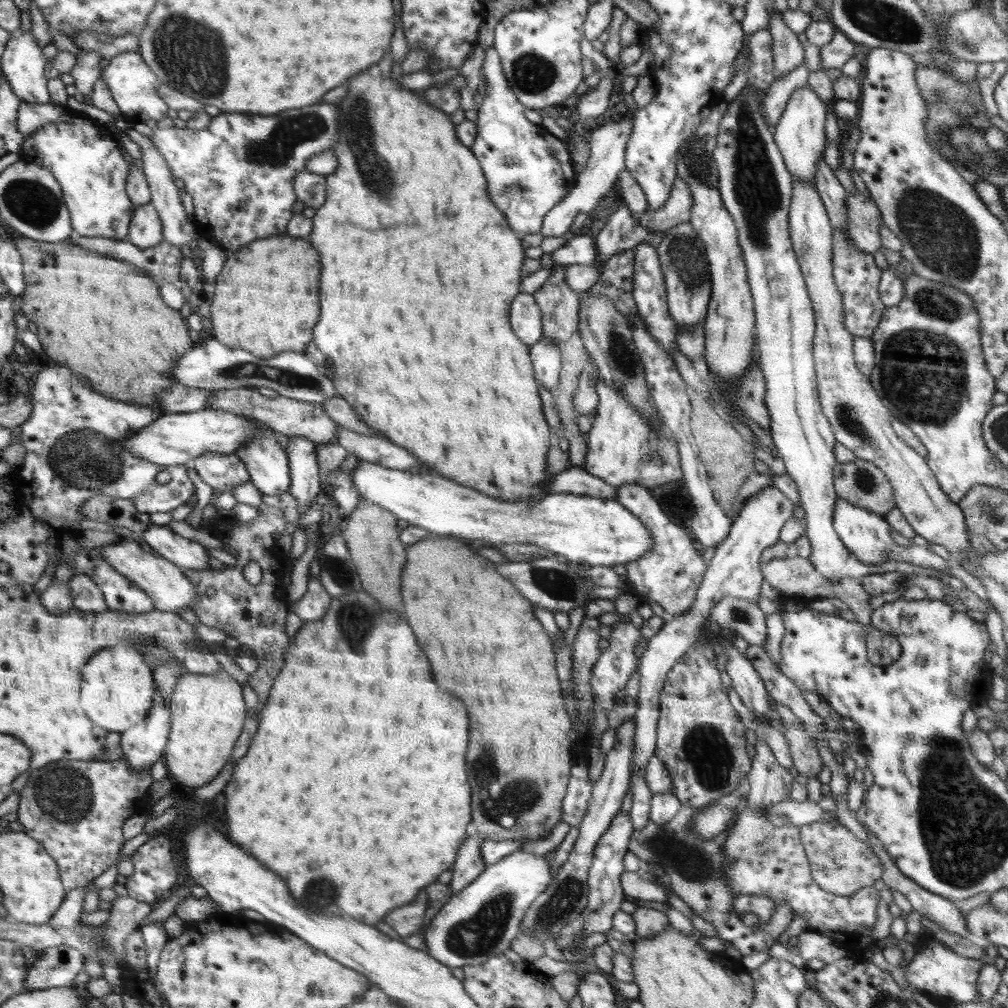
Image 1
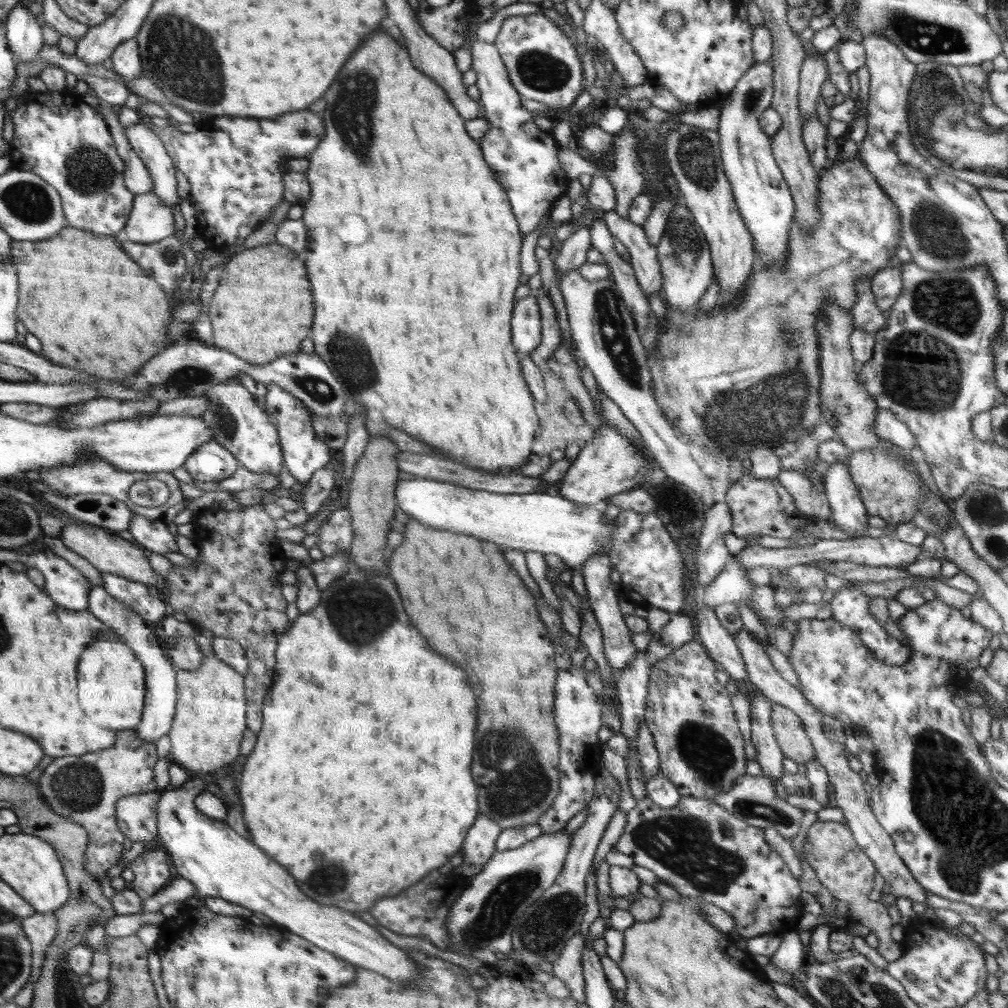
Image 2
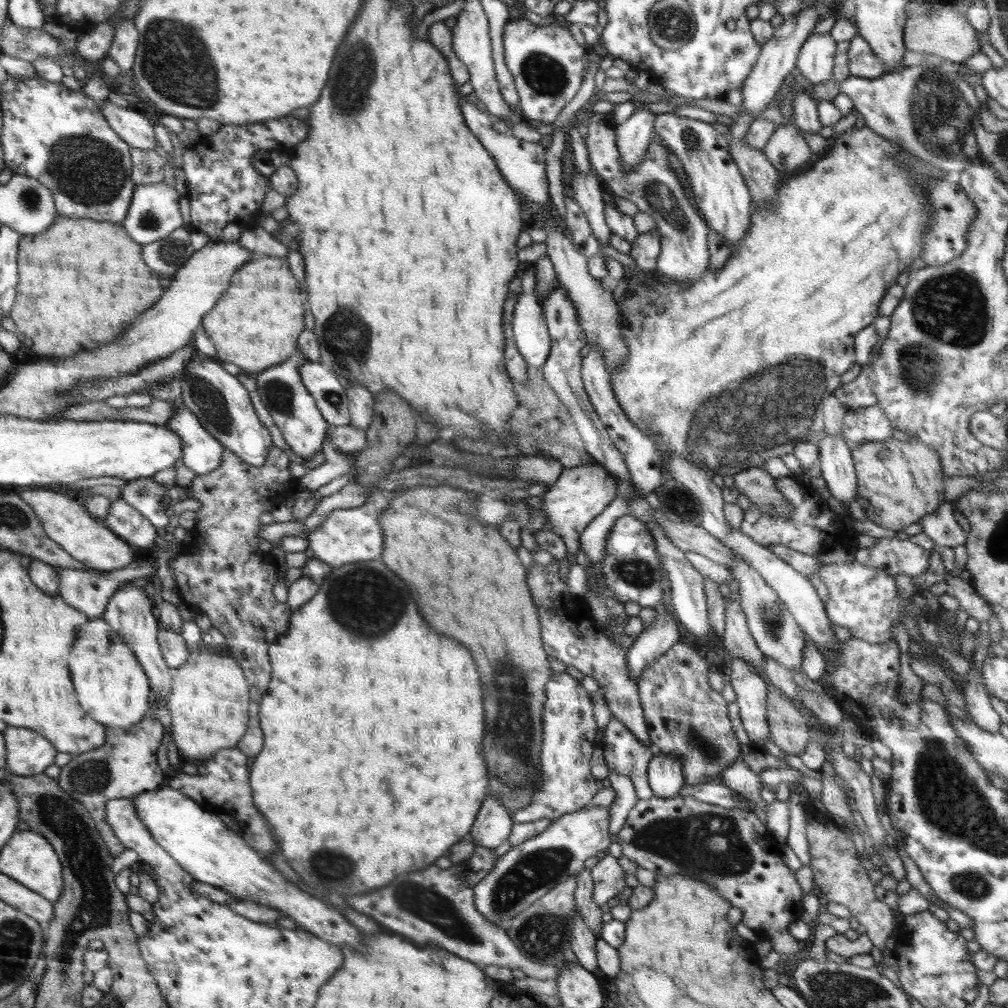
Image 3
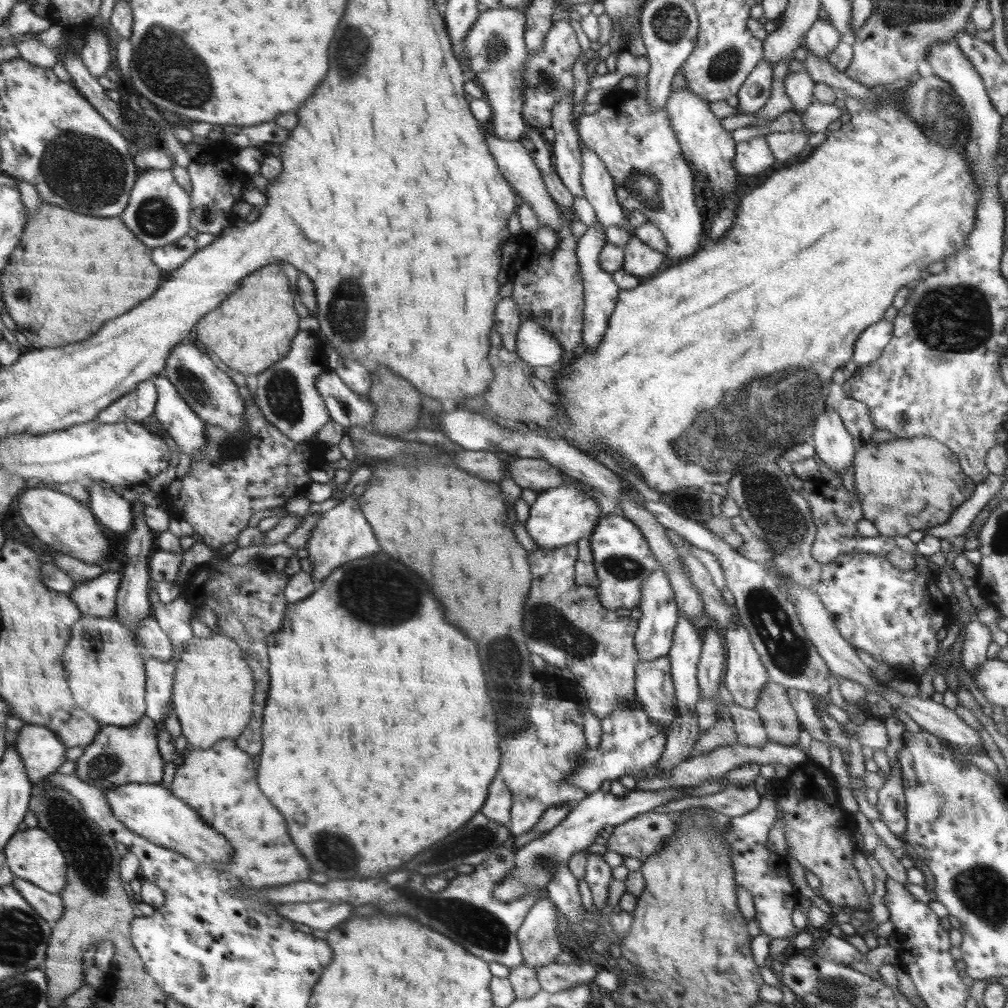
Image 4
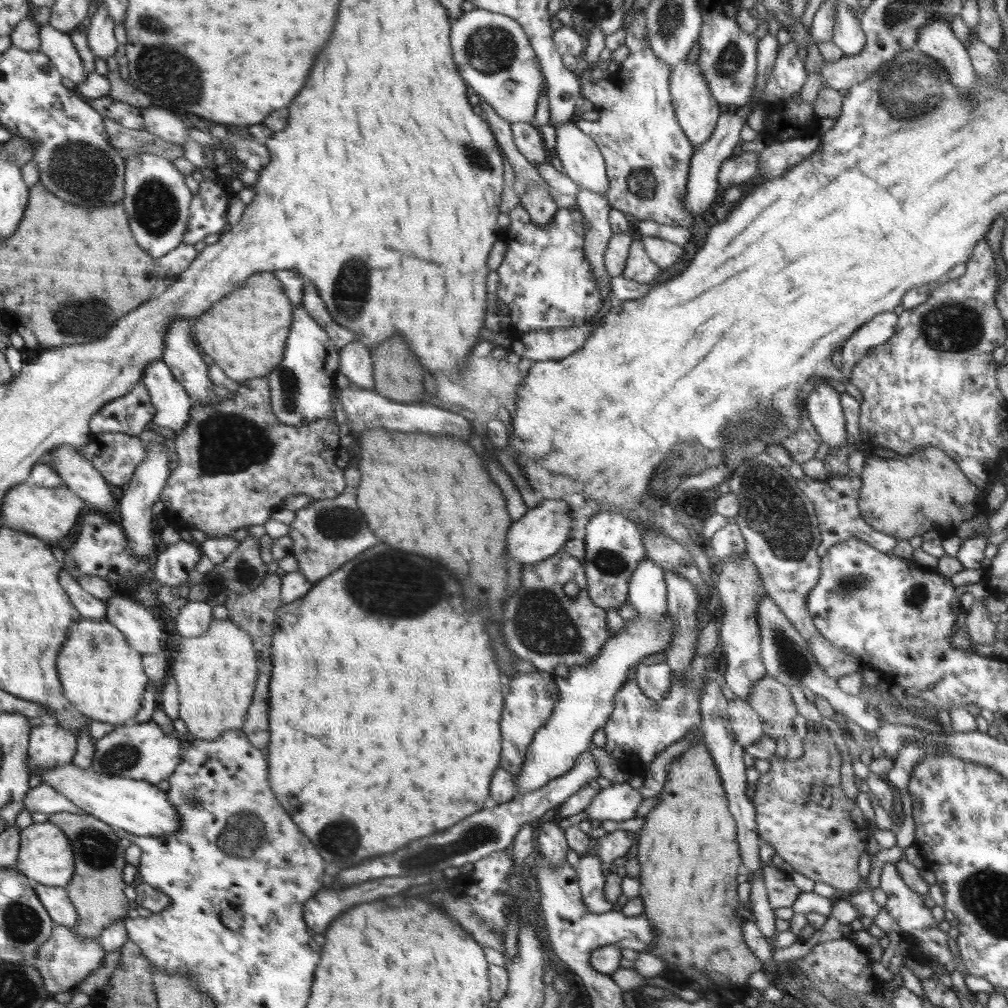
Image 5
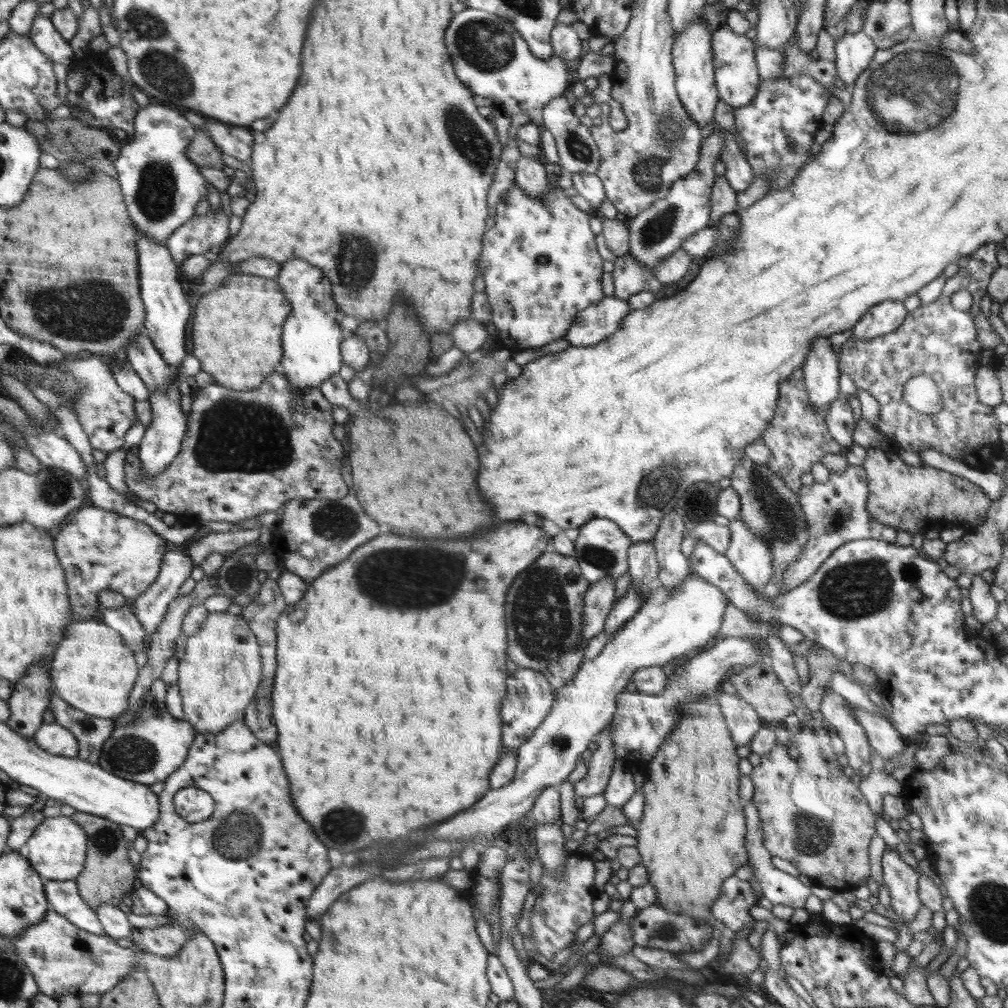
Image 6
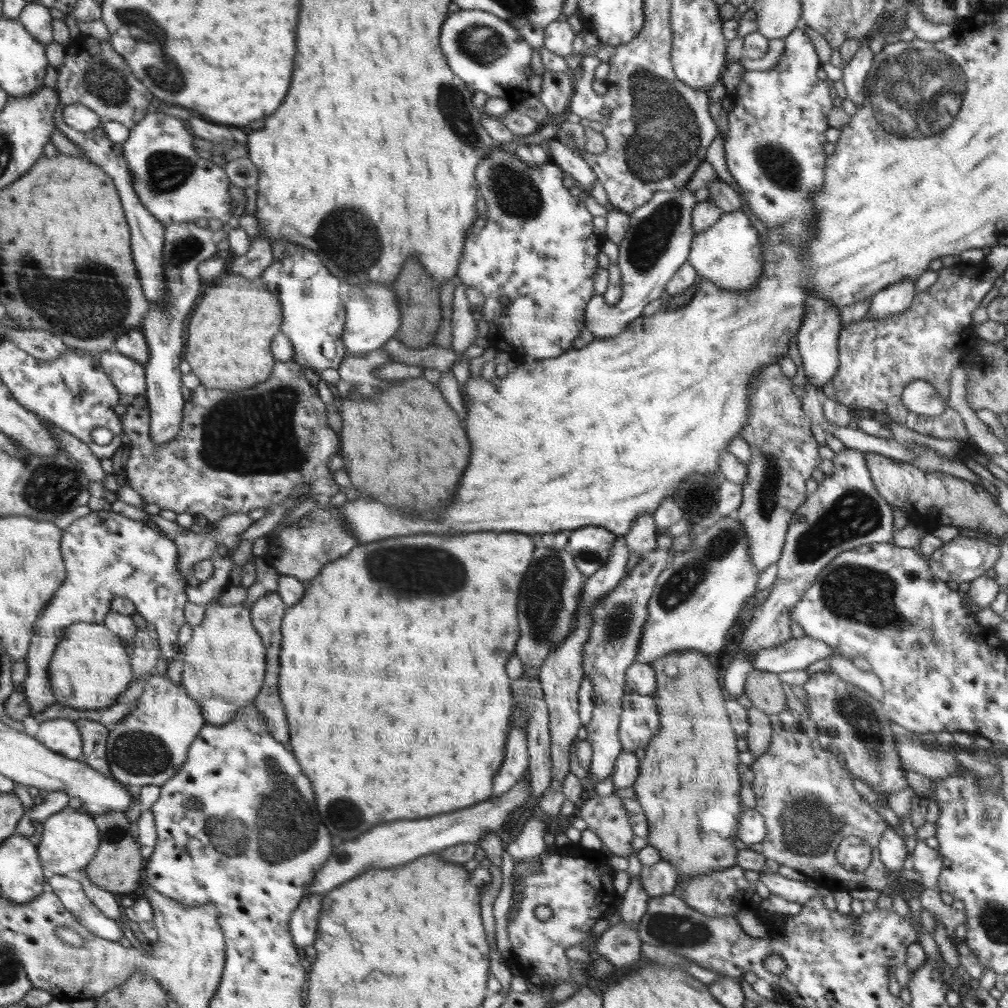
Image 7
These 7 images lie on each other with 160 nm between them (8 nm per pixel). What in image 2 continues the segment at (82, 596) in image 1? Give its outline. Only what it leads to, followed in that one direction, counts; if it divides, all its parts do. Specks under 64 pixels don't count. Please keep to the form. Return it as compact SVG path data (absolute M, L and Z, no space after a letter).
M101 586L90 588L90 598L88 598L87 611L106 624L119 636L124 644L129 645L136 655L141 659L141 663L146 669L146 680L148 681L148 699L146 700L145 714L142 715L142 722L133 728L141 740L150 742L158 740L162 736L169 734L174 716L174 706L177 706L177 674L172 670L172 665L166 658L164 652L154 636L154 630L150 622L146 622L140 613L134 608L126 605L125 602L118 601L118 598L110 596Z

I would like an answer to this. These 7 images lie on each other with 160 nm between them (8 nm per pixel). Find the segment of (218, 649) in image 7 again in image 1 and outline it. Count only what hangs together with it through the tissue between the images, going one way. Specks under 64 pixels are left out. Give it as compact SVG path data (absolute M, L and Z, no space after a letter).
M221 669L210 675L186 672L177 678L170 710L172 728L163 762L176 787L204 786L224 768L244 726L244 696L240 681Z

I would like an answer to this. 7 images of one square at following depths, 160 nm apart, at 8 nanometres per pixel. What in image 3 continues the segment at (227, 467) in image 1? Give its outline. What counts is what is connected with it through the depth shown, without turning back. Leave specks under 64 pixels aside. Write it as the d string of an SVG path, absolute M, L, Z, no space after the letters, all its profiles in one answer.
M181 399L172 402L175 404L175 413L166 424L177 432L184 445L179 463L193 470L196 475L216 471L224 457L224 445L204 427Z

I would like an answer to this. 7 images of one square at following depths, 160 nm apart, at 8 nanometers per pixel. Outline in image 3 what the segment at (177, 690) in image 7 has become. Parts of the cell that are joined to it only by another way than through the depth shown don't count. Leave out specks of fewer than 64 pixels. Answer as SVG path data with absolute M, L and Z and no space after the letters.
M153 716L146 717L146 720L141 720L132 727L109 727L108 738L100 748L73 755L68 764L60 767L61 775L56 779L60 787L85 805L114 857L124 850L124 845L106 822L105 804L112 799L152 792L162 784L164 774L156 762L156 750L162 742L164 727Z

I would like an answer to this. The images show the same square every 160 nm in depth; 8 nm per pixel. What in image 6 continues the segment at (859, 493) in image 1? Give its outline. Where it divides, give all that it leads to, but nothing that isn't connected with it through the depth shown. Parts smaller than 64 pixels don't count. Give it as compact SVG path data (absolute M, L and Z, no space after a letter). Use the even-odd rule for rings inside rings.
M869 448L862 465L867 476L869 495L867 511L878 521L911 535L923 534L929 529L939 532L947 528L977 528L984 523L993 500L968 479L929 464L911 466L896 454L883 448ZM944 520L954 520L946 522Z

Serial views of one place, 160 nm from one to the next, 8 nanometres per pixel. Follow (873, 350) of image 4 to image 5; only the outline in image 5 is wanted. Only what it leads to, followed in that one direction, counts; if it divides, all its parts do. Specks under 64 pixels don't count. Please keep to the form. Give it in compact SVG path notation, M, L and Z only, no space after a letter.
M887 310L874 315L872 320L853 332L852 336L849 336L849 339L844 343L841 352L842 370L848 374L860 359L865 359L868 356L875 346L884 344L891 336L894 336L898 317L893 310Z

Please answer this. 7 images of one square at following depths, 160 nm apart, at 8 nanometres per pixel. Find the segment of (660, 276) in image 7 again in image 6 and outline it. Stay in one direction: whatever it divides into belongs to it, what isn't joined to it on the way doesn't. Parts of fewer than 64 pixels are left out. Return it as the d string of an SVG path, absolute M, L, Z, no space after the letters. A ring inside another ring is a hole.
M716 128L702 142L702 156L694 170L683 179L672 183L670 192L645 212L628 220L629 252L642 266L655 276L657 264L681 248L682 241L691 234L710 225L710 197L715 183L714 166L722 153L723 130ZM599 300L577 314L577 320L563 338L572 347L598 344L620 328L621 322L631 310L627 300Z

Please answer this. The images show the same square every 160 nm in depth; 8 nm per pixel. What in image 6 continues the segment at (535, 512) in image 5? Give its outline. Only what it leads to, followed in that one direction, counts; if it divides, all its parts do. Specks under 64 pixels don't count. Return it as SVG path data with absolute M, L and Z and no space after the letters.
M508 522L508 524L502 524L502 526L500 526L500 528L496 528L496 530L492 530L492 532L486 532L486 534L480 534L480 536L478 536L478 538L470 538L470 540L440 540L440 542L438 542L438 540L432 540L432 542L426 542L426 540L414 540L414 538L406 538L406 536L396 536L396 534L384 534L384 536L380 536L380 535L378 535L378 536L377 536L377 537L376 537L376 538L373 538L373 539L372 539L372 540L369 540L369 541L368 541L368 542L366 542L366 543L364 543L364 544L363 544L363 545L362 545L362 546L359 546L359 547L358 547L358 548L355 548L355 551L354 551L354 552L352 552L352 554L350 554L350 557L349 557L349 558L348 558L348 559L346 559L346 561L344 561L344 562L340 562L340 564L338 564L338 565L336 565L336 567L334 567L334 568L332 568L332 567L330 567L330 568L329 568L329 570L326 570L326 571L325 571L325 572L324 572L324 573L323 573L323 574L322 574L322 575L321 575L321 576L320 576L320 577L319 577L319 578L316 578L316 580L314 580L314 582L312 582L312 584L311 584L311 585L310 585L310 586L308 586L308 588L307 588L307 590L306 590L306 593L305 593L305 594L304 594L304 597L303 597L303 599L302 599L302 600L300 600L300 601L299 601L299 602L296 602L296 603L294 603L294 604L291 604L291 605L290 605L290 612L286 612L286 616L282 616L282 624L277 624L277 641L278 641L278 656L277 656L277 667L278 667L278 688L274 688L274 690L273 690L273 692L274 692L274 712L273 712L273 716L278 716L278 728L282 728L282 740L277 740L277 743L278 743L278 752L280 752L280 755L281 755L281 756L282 756L282 761L283 761L283 763L284 763L284 758L286 758L286 764L284 764L284 771L285 771L285 772L286 772L286 775L288 775L288 777L289 777L289 780L294 780L294 800L298 800L298 808L297 808L297 812L302 812L302 814L300 814L300 816L306 816L306 820L310 820L310 822L309 822L309 823L310 823L310 824L314 824L314 828L318 828L318 834L317 834L317 836L318 836L318 838L320 838L320 836L322 836L322 840L326 840L326 842L324 842L324 843L325 843L325 847L326 847L326 848L329 848L329 849L330 849L330 850L338 850L338 852L342 852L342 854L343 854L343 855L344 855L344 856L345 856L345 857L347 857L347 858L350 858L350 854L348 854L348 852L358 852L358 850L362 850L362 848L370 848L370 846L374 846L374 844L380 844L380 842L374 842L374 840L384 840L384 842L382 842L382 844L390 844L390 842L386 842L386 840L398 840L398 838L406 838L406 836L408 836L408 834L412 834L412 832L418 832L418 830L424 830L424 828L430 828L430 826L434 826L434 824L438 824L438 822L442 822L442 820L448 820L448 818L452 818L452 817L453 817L453 816L454 816L454 814L458 814L458 812L460 812L460 810L464 810L464 811L465 811L465 810L466 810L466 809L468 809L468 808L470 808L470 807L472 807L472 806L473 806L473 804L476 804L476 803L477 803L477 802L478 802L478 801L479 801L479 800L480 800L480 799L481 799L481 798L482 798L482 797L483 797L483 796L484 796L484 795L486 795L486 794L488 794L488 792L489 792L489 791L490 791L490 790L492 790L492 786L491 786L491 785L490 785L490 784L489 784L489 776L490 776L490 775L491 775L491 774L492 774L492 770L493 770L493 768L494 768L494 767L495 767L495 766L496 766L496 764L497 764L497 763L498 763L498 762L500 762L500 760L501 760L501 758L500 758L500 752L502 752L502 743L503 743L503 740L500 740L500 736L503 736L503 732L500 732L500 728L504 728L504 724L500 724L500 706L502 706L502 700L504 700L504 696L506 696L506 678L509 678L509 676L508 676L508 672L506 672L506 660L508 660L508 658L506 658L506 620L504 620L504 602L506 602L506 590L508 590L508 586L510 586L510 584L512 584L512 580L514 580L514 578L516 578L516 574L520 574L520 572L522 572L522 570L524 570L524 568L529 568L529 567L530 567L530 564L533 564L533 562L534 562L534 561L536 561L536 560L538 560L538 557L540 557L540 556L542 556L542 554L544 554L544 553L545 553L545 551L546 551L546 549L547 549L547 548L550 548L550 544L549 544L549 539L550 539L550 536L548 536L548 535L547 535L547 534L546 534L546 533L545 533L545 532L544 532L544 531L543 531L543 530L542 530L542 528L536 528L536 526L534 526L534 524L522 524L522 522Z

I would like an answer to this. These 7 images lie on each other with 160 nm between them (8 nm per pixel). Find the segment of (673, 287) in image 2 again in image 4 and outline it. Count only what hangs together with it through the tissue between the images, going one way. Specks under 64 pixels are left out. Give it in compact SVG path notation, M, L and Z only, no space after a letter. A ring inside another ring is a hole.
M623 50L617 56L614 72L594 75L588 78L590 90L606 89L605 102L598 112L587 116L581 115L576 120L576 130L580 141L586 147L596 152L605 164L606 170L614 181L617 201L630 212L640 212L648 221L663 232L667 242L665 257L668 260L684 261L694 256L700 250L703 217L694 203L694 179L696 172L682 155L678 138L674 134L670 118L665 109L654 109L648 100L648 73L650 63L647 57L637 57ZM626 76L634 76L636 85L630 92L620 88L620 81Z

